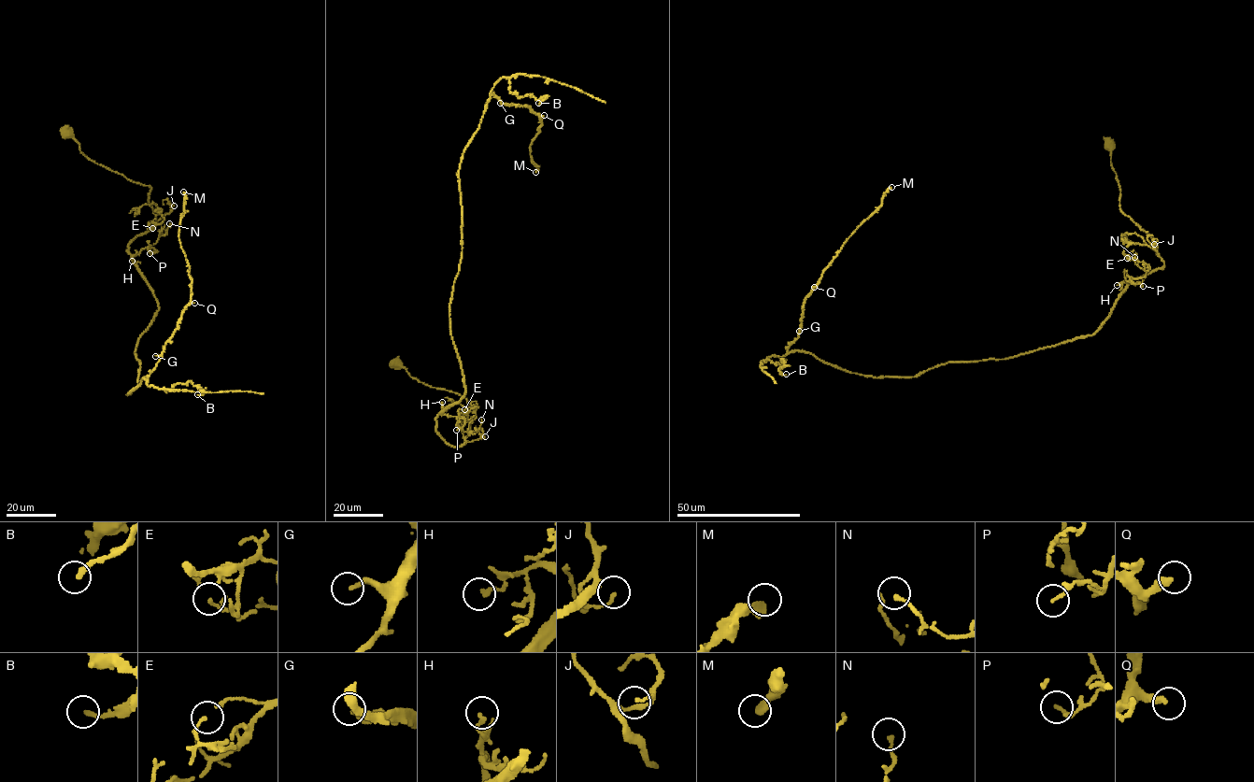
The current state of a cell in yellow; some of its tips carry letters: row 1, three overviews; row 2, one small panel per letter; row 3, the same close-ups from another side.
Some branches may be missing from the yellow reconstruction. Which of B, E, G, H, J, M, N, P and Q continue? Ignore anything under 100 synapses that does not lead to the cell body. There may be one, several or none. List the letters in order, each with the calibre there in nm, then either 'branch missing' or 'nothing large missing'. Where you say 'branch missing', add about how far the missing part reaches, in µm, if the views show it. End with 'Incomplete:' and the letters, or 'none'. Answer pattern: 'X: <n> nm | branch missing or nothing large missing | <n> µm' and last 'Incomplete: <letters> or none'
B: 240 nm | nothing large missing
E: 160 nm | nothing large missing
G: 260 nm | nothing large missing
H: 180 nm | nothing large missing
J: 130 nm | nothing large missing
M: 320 nm | nothing large missing
N: 170 nm | nothing large missing
P: 140 nm | nothing large missing
Q: 280 nm | nothing large missing
Incomplete: none

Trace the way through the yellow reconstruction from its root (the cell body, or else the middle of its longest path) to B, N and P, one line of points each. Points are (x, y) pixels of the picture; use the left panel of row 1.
B: (68, 132), (149, 186), (156, 220), (127, 252), (158, 306), (128, 394), (144, 377), (197, 394)
N: (68, 132), (89, 159), (149, 186), (149, 205), (156, 220), (129, 244), (127, 252), (149, 248), (169, 223)
P: (68, 132), (89, 159), (149, 186), (149, 205), (156, 220), (129, 244), (127, 252), (157, 250), (149, 253)

